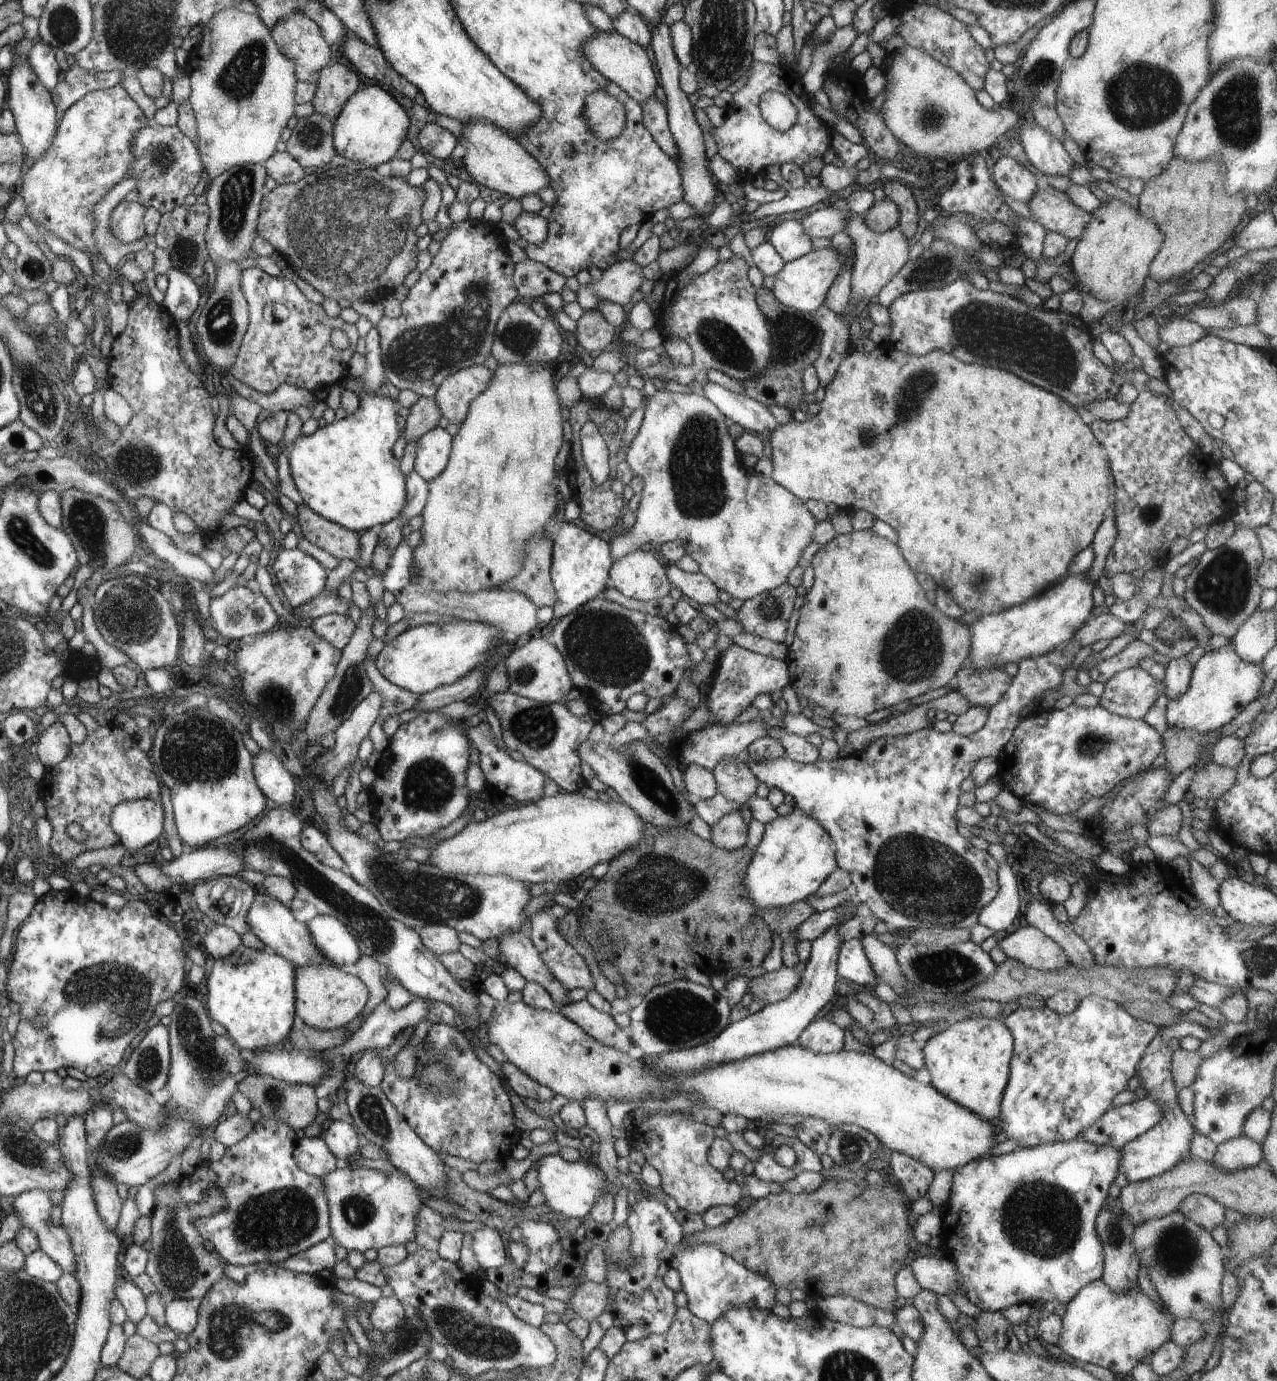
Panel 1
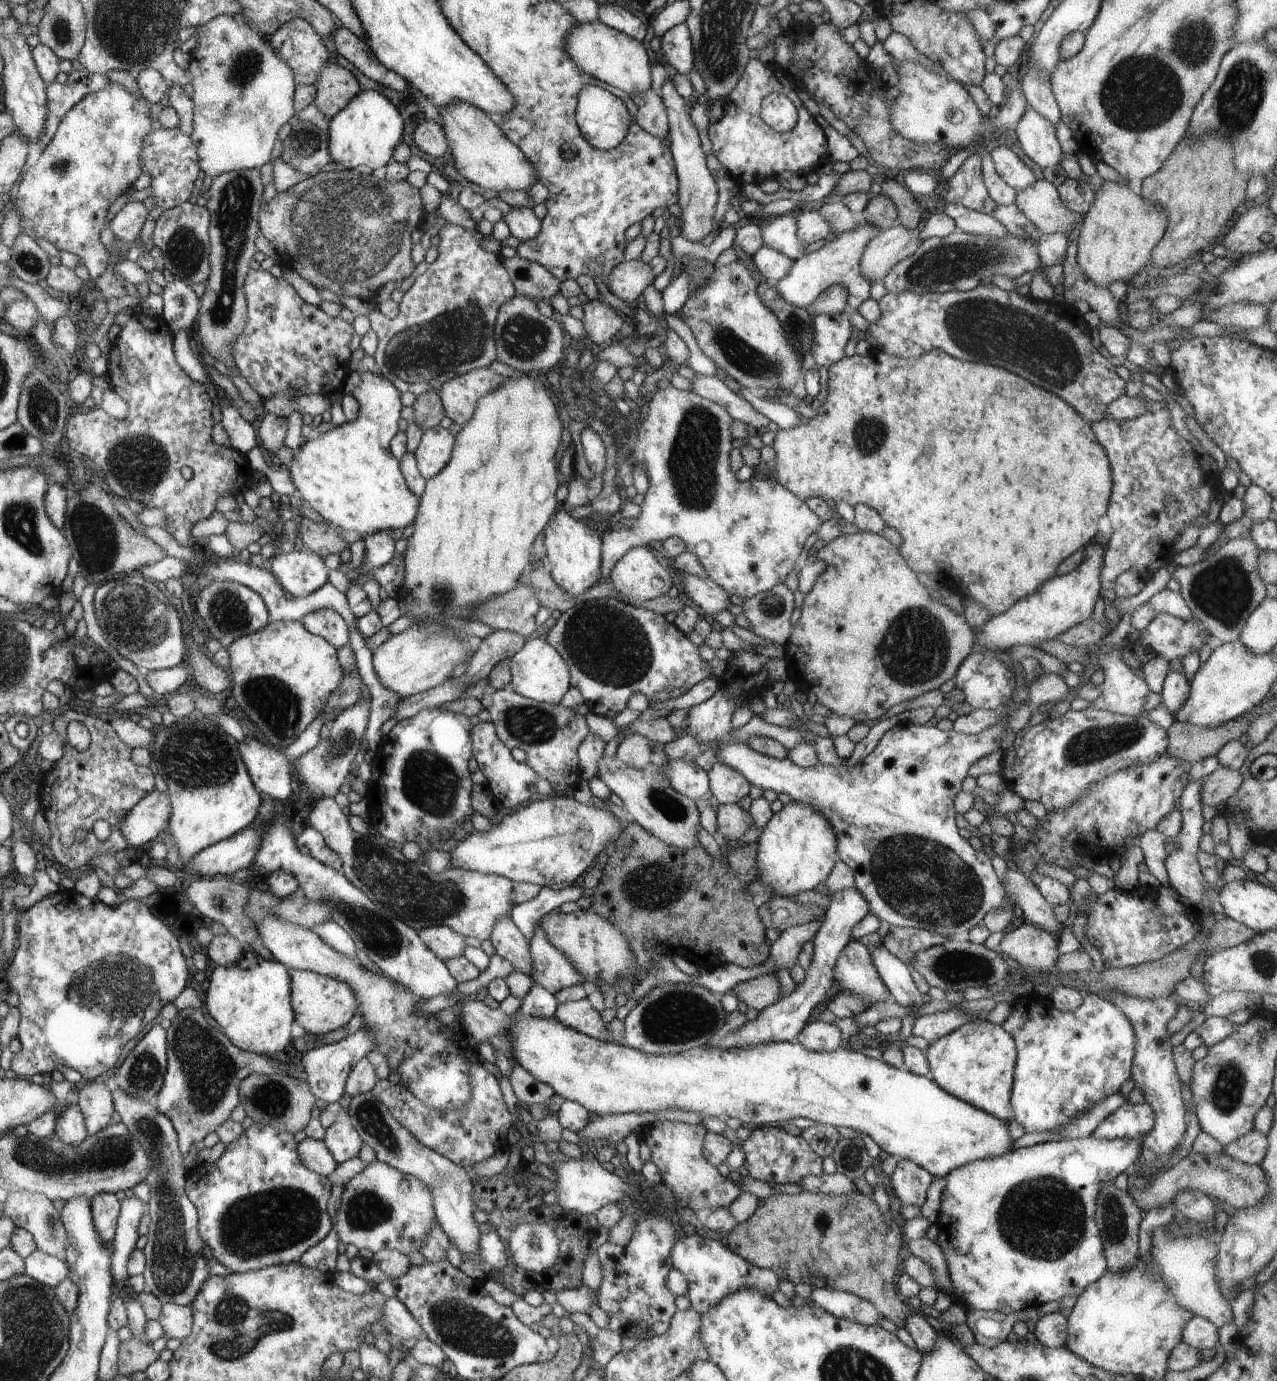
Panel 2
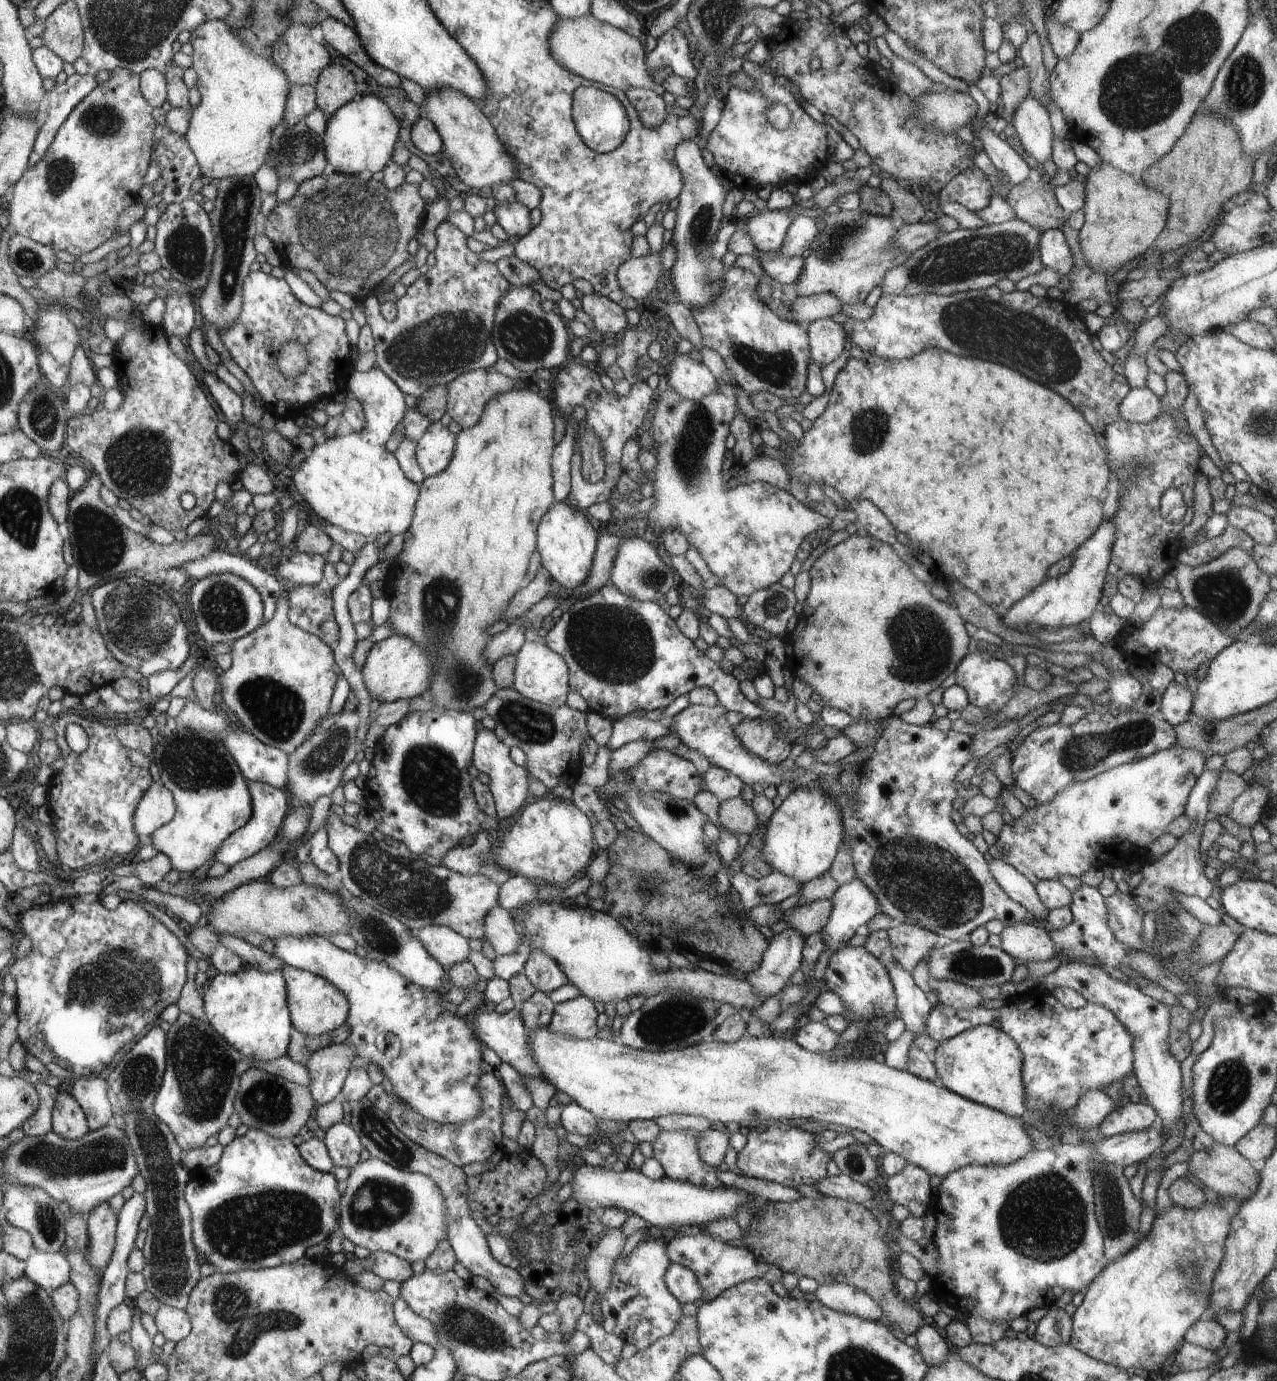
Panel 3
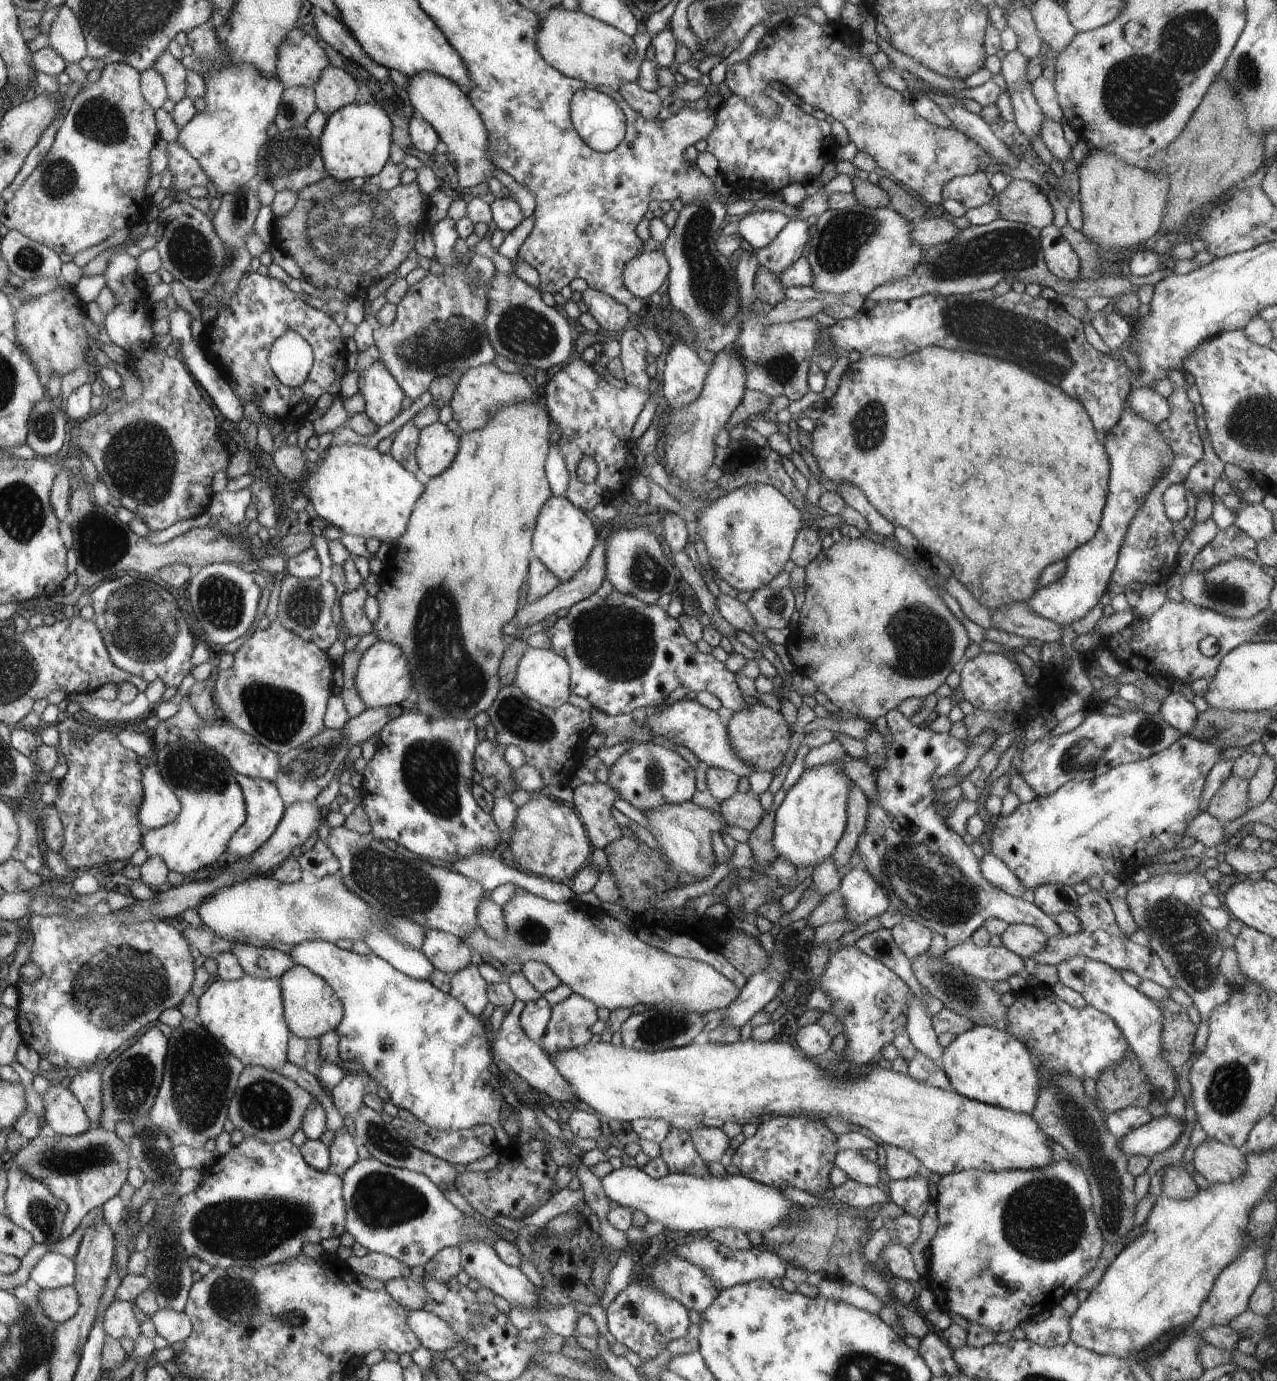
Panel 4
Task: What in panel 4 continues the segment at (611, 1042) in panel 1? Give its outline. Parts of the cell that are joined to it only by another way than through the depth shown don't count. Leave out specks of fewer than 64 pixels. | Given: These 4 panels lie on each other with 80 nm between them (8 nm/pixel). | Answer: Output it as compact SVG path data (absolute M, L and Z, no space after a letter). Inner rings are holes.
M573 993L552 1008L550 1022L538 1044L548 1057L584 1046L593 1037L591 1028L597 1020L596 1004Z

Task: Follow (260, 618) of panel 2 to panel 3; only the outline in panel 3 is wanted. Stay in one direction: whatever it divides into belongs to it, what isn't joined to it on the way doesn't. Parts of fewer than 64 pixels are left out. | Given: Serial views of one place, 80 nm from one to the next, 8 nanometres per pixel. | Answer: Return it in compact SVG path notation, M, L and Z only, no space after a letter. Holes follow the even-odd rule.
M224 572L192 581L190 586L198 633L208 645L218 642L231 644L260 627L264 618L264 604L258 590L250 582Z

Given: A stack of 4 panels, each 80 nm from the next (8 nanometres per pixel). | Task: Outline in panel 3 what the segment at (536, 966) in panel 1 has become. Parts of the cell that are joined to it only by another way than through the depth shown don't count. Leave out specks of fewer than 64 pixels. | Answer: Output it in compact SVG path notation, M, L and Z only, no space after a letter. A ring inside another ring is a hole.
M500 906L496 910L490 910L490 914L486 916L485 938L497 955L510 955L517 952L521 944L514 918L508 910Z

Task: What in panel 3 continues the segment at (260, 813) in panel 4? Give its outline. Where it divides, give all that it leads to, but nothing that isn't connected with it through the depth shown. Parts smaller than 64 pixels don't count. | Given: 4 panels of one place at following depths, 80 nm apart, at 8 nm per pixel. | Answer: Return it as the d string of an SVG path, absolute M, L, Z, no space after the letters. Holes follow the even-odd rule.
M260 782L250 783L250 786L253 792L253 816L250 817L245 826L242 826L241 829L226 838L225 842L222 842L221 849L218 850L217 854L214 854L213 861L209 864L220 862L226 867L232 868L238 862L258 854L262 848L266 848L268 844L275 840L289 804L286 800L286 794L278 788L266 786L266 784L260 784Z

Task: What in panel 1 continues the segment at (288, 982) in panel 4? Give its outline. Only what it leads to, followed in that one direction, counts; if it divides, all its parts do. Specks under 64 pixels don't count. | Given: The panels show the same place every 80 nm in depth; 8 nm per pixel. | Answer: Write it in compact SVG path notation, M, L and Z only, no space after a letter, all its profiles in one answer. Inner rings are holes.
M325 963L306 964L297 969L297 1014L303 1024L317 1030L335 1030L359 1018L369 999L369 990L358 978L340 967Z

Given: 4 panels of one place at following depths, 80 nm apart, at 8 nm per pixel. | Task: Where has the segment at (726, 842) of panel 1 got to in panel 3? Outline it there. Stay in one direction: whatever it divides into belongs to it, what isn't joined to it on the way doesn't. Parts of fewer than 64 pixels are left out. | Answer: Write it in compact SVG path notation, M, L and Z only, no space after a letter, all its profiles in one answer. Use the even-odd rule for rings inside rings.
M741 796L721 802L718 820L723 828L736 834L736 837L741 834L752 836L758 829L758 818L751 802L742 800Z

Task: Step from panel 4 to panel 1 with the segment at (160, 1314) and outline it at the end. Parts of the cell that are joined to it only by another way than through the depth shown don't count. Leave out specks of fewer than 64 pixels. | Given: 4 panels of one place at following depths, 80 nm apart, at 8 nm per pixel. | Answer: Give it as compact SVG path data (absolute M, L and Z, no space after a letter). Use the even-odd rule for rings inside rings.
M175 1299L166 1305L166 1324L176 1334L188 1337L198 1324L200 1299Z

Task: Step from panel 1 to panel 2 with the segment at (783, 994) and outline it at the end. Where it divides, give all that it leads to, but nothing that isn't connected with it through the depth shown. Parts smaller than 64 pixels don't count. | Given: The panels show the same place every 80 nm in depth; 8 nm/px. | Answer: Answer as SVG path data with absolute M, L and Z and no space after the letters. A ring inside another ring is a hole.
M764 974L753 980L740 982L733 987L732 992L739 1002L760 1011L778 1001L781 984L776 974Z

